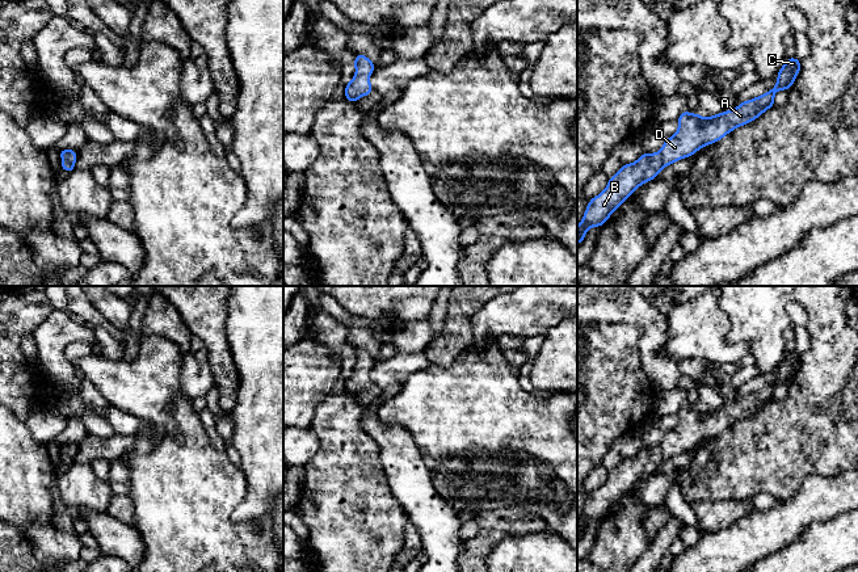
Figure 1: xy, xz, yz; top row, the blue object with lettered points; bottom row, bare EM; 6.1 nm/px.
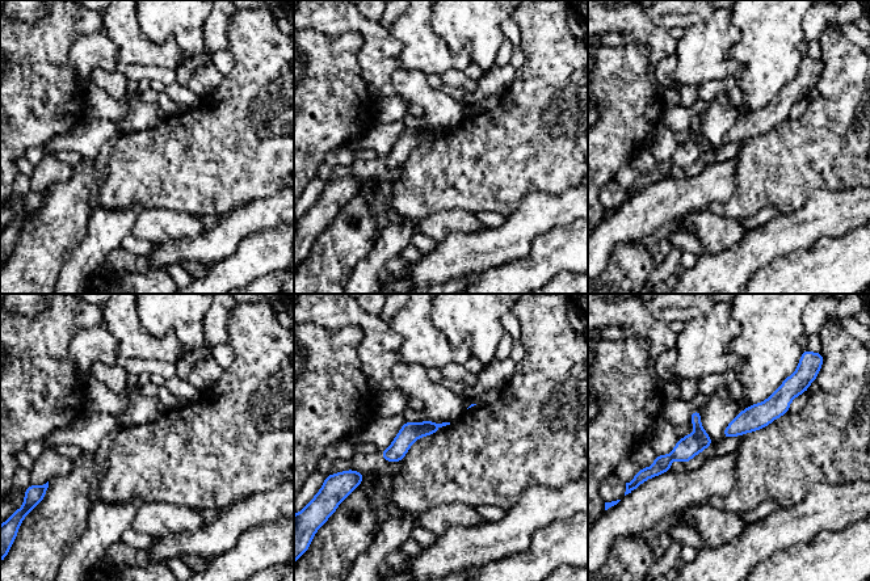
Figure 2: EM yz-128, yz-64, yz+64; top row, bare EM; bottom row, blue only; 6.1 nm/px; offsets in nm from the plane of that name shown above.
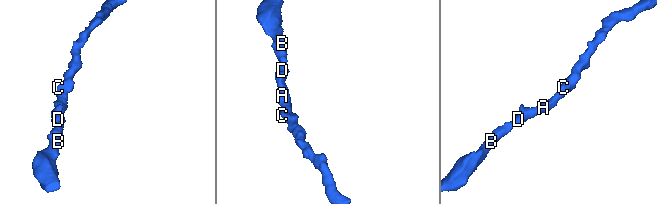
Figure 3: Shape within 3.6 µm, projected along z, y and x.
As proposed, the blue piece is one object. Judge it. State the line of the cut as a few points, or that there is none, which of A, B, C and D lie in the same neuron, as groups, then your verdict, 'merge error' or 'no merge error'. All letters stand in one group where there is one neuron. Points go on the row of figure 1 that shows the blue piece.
no cut; A B C D; no merge error

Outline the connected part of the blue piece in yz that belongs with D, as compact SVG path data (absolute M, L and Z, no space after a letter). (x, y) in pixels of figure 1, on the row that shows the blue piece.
M786 59L778 71L778 80L769 92L744 102L733 110L710 115L705 119L699 113L684 110L678 121L678 131L664 140L656 153L644 152L635 163L623 164L621 171L609 178L607 188L588 202L582 222L577 226L577 244L582 243L589 227L600 227L607 218L644 182L656 178L659 172L672 163L693 156L699 148L719 142L739 126L750 123L764 112L774 106L774 94L779 89L788 91L798 73L800 60Z

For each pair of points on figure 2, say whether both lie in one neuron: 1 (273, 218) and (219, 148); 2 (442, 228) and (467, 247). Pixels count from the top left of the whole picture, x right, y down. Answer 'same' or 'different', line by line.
1: different
2: different

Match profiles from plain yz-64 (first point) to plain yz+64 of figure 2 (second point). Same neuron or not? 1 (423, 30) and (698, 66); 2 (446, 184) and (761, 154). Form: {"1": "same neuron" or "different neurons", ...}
{"1": "same neuron", "2": "same neuron"}

